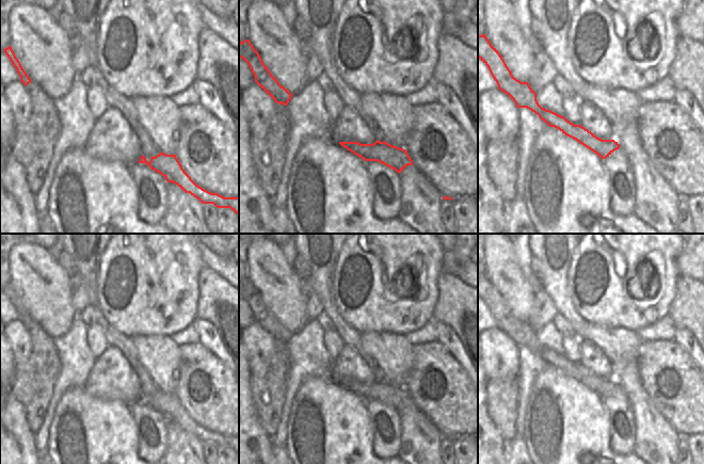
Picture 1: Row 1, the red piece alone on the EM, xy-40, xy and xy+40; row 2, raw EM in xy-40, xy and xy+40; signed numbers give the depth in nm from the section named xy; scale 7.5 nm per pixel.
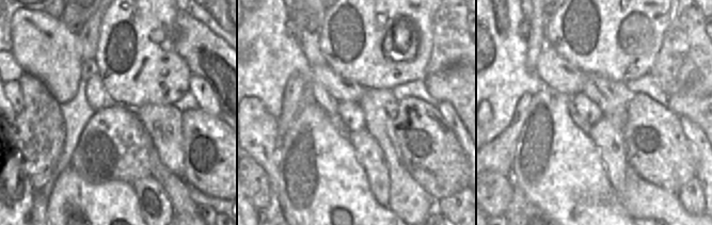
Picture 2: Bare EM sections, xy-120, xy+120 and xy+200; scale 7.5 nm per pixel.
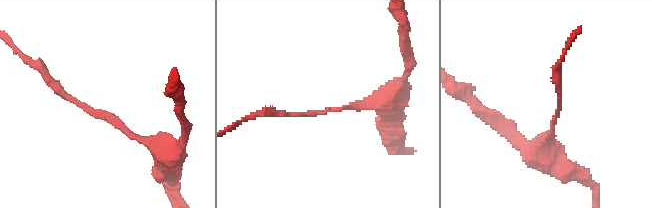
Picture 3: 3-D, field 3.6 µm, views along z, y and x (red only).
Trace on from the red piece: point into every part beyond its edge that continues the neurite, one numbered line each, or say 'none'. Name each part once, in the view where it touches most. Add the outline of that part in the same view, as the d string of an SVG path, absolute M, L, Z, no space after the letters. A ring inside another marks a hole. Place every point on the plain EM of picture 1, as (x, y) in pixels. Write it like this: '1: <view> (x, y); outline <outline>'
none

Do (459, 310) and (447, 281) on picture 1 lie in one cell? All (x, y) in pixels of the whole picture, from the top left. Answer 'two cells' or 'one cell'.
one cell

